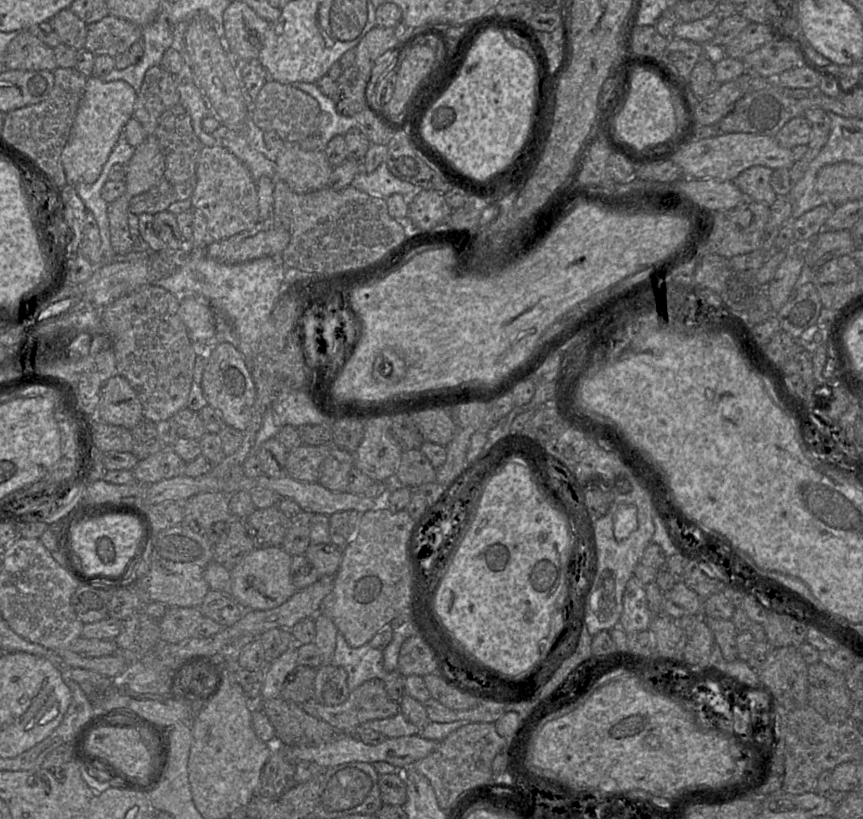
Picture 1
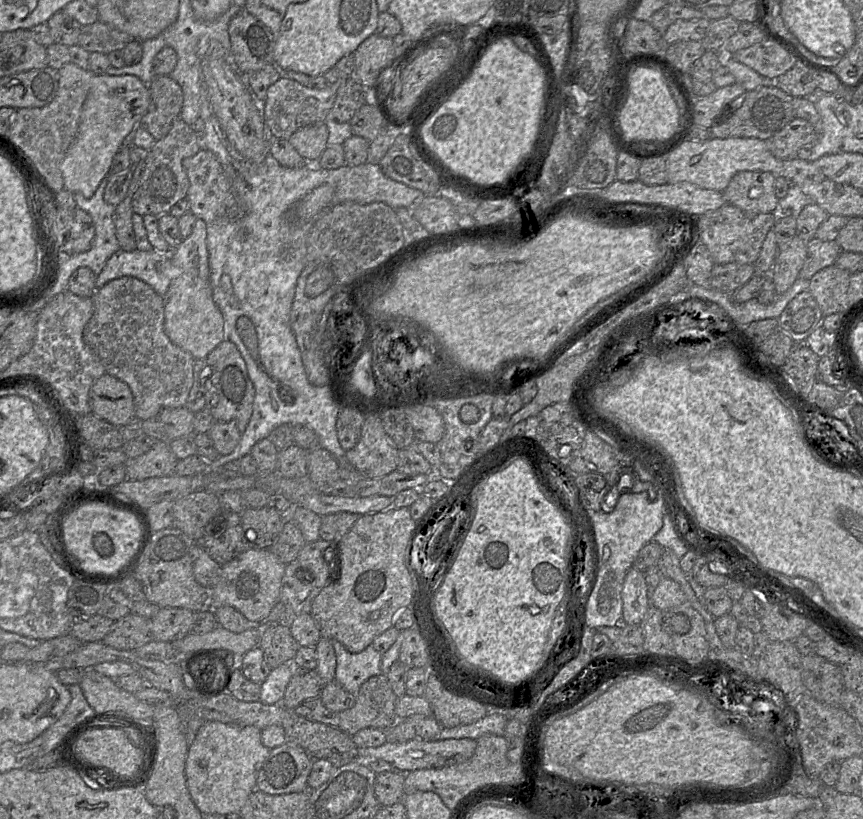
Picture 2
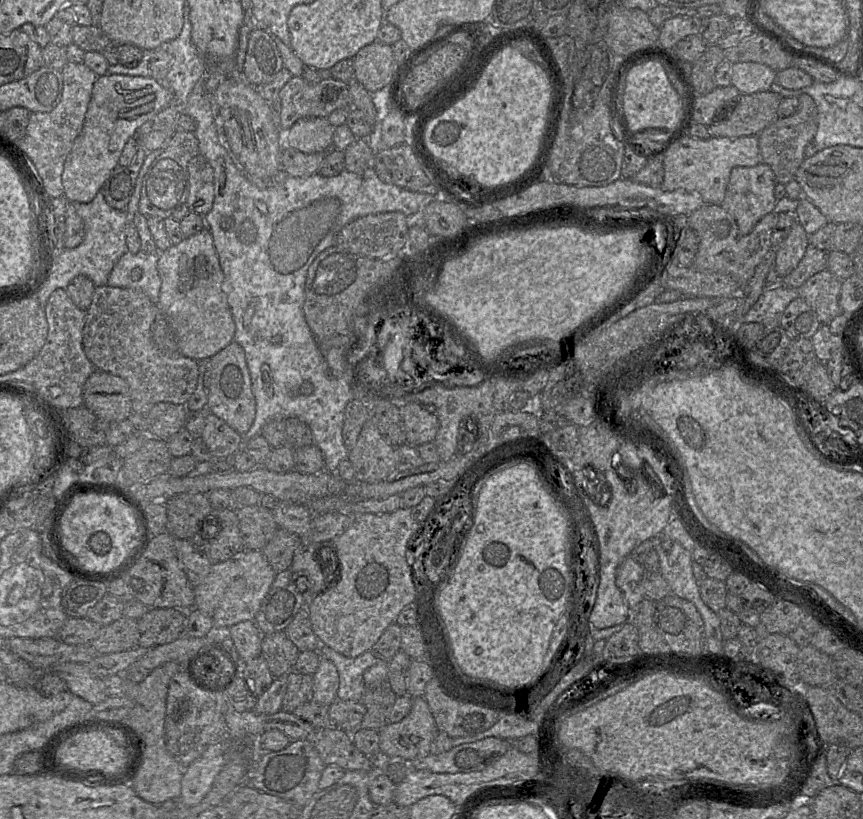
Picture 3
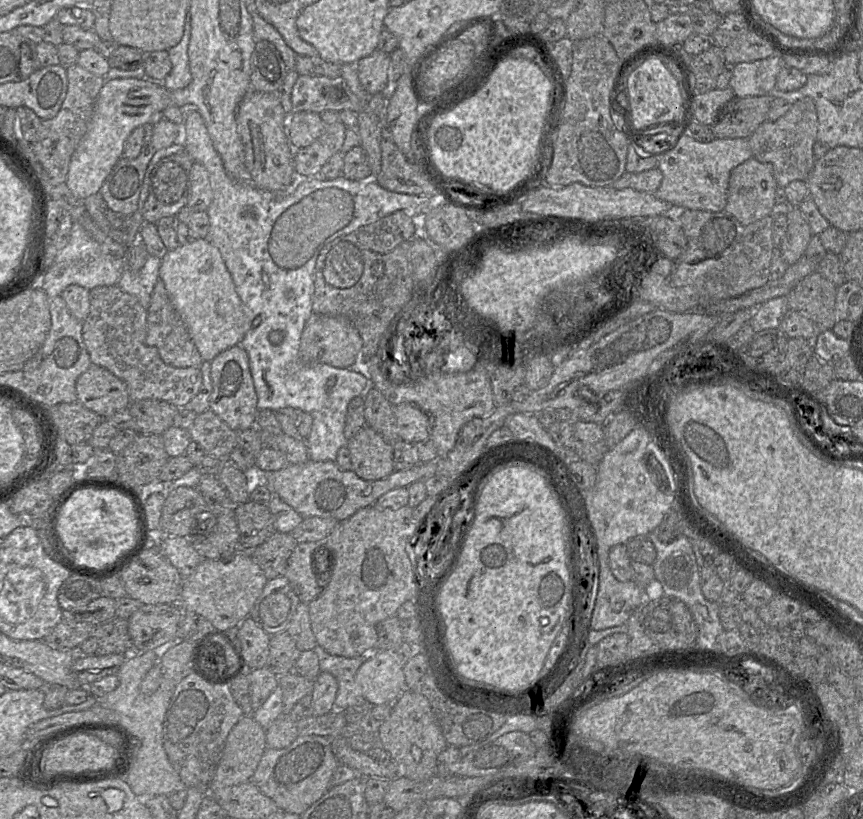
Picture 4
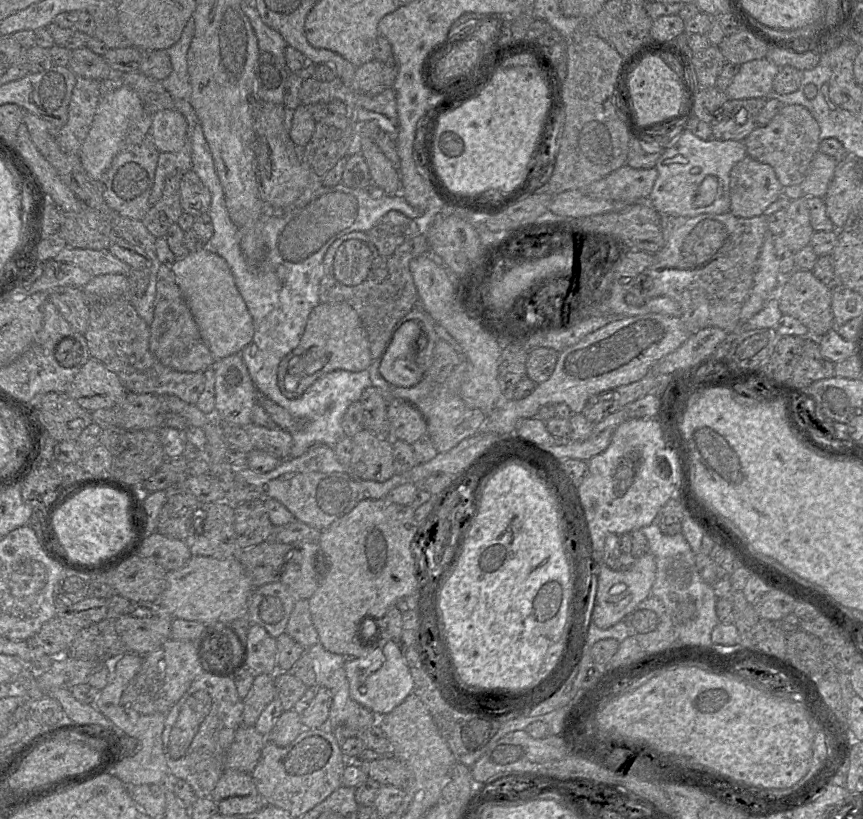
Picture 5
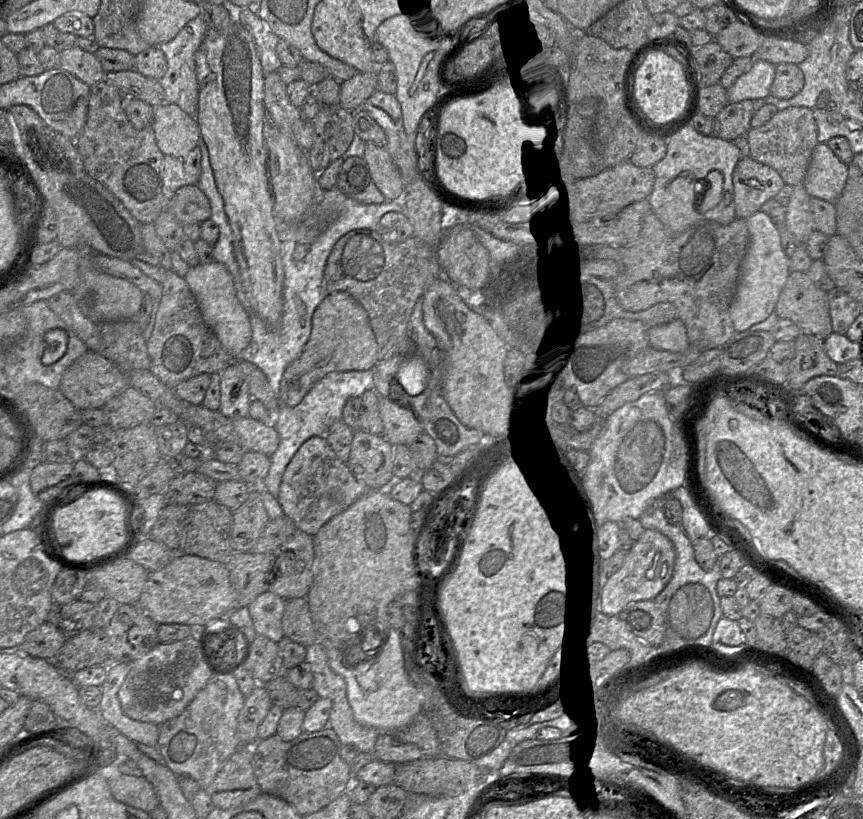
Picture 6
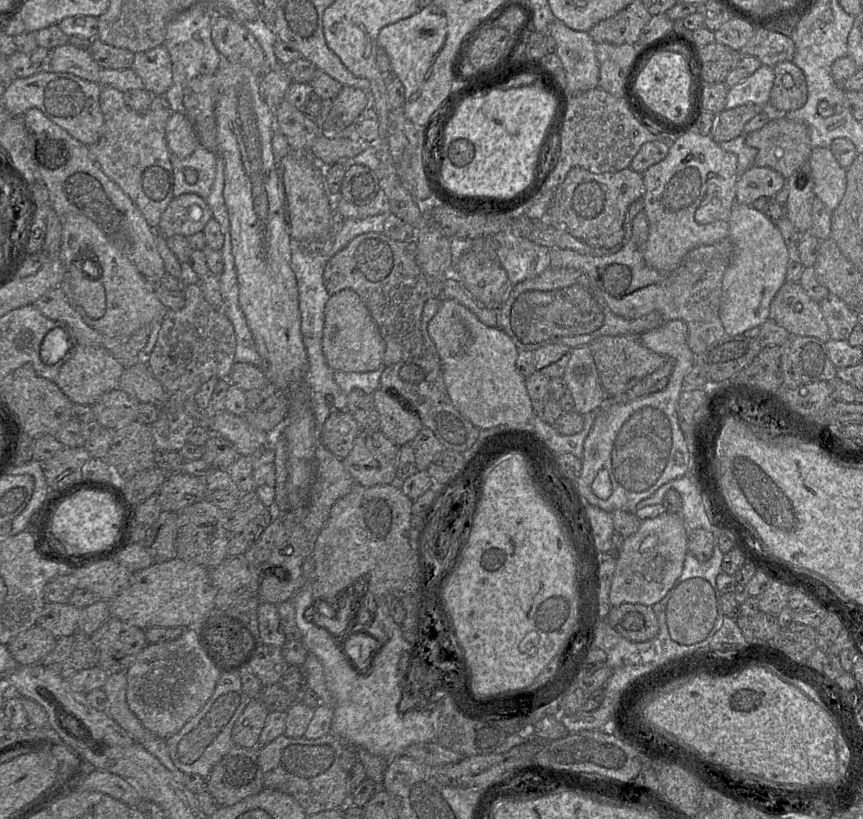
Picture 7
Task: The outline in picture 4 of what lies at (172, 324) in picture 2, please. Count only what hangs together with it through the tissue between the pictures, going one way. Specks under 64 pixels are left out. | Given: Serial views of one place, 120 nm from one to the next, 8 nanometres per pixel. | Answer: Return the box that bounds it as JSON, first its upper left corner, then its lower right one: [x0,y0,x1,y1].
[159,238,252,362]

